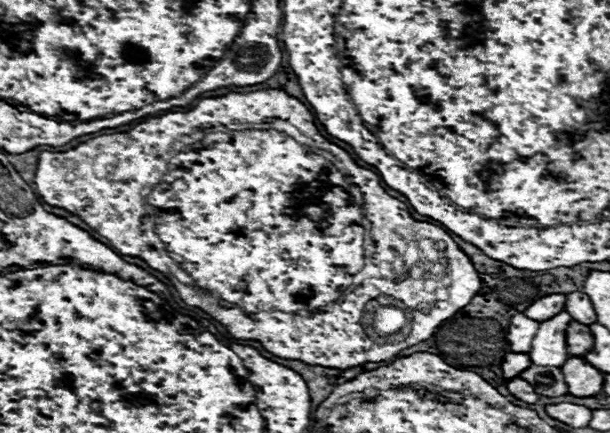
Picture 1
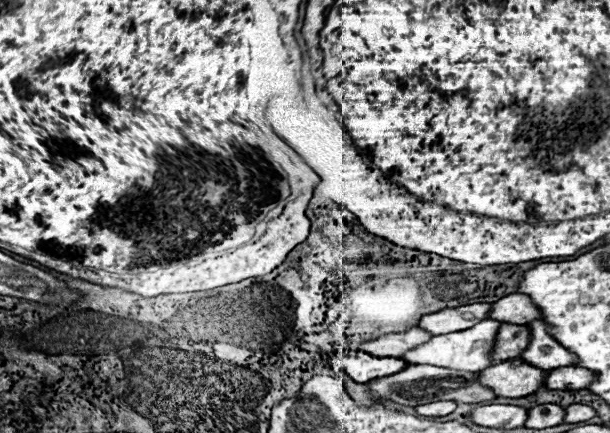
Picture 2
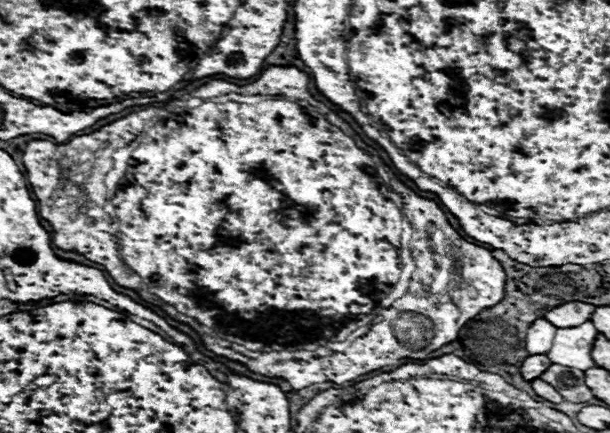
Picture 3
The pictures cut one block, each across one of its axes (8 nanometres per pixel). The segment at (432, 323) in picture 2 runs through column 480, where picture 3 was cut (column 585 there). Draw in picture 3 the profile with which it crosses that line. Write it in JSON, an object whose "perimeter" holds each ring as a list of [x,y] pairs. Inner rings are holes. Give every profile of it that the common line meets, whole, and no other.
{"perimeter":[[[566,302],[562,306],[556,306],[544,314],[544,320],[554,324],[556,328],[566,326],[580,326],[582,322],[590,320],[594,312],[594,306],[586,306],[584,302]]]}

